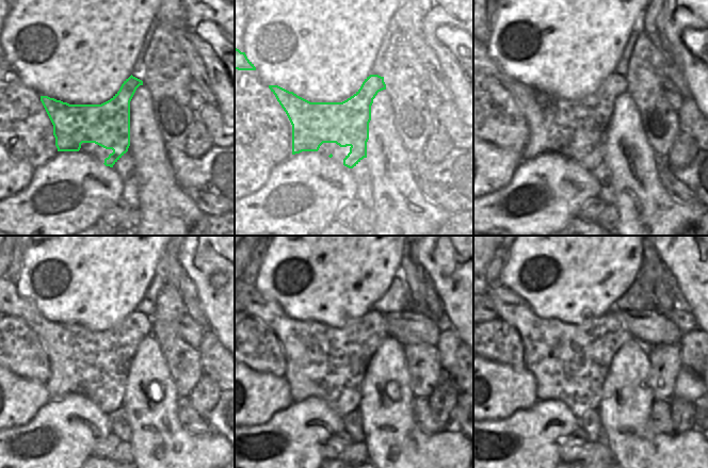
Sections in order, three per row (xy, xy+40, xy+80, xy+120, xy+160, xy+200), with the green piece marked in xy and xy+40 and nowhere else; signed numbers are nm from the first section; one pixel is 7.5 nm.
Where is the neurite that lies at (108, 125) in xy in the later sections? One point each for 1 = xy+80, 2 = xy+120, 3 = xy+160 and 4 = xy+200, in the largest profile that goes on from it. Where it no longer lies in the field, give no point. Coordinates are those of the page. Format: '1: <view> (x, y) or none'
1: xy+80 (583, 123)
2: xy+120 (102, 356)
3: xy+160 (342, 355)
4: xy+200 (583, 352)

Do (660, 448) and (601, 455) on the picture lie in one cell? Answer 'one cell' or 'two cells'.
two cells

